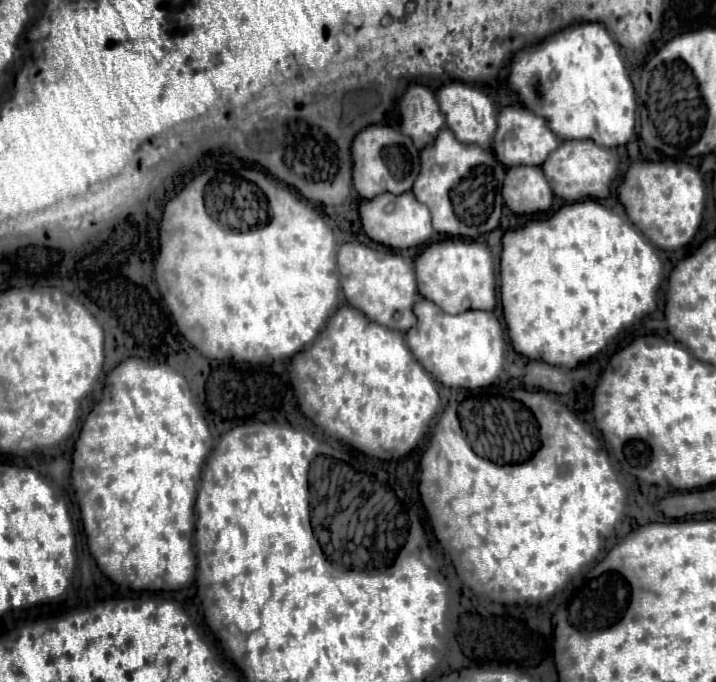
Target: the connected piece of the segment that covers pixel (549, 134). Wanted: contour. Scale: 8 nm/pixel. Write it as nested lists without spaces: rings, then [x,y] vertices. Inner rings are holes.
[[[505,107],[505,109],[501,109],[497,125],[499,127],[497,127],[497,133],[495,133],[493,151],[495,151],[495,157],[505,167],[517,167],[517,165],[539,167],[539,165],[545,163],[545,157],[549,157],[549,153],[553,153],[553,149],[557,149],[557,145],[561,143],[557,139],[557,135],[545,125],[545,121],[541,121],[541,117],[533,115],[525,107]]]

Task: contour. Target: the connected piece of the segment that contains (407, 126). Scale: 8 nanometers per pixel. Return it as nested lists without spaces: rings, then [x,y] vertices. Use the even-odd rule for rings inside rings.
[[[411,85],[399,101],[399,111],[401,133],[411,137],[419,151],[427,145],[433,145],[437,133],[445,127],[445,115],[441,113],[429,87]]]

